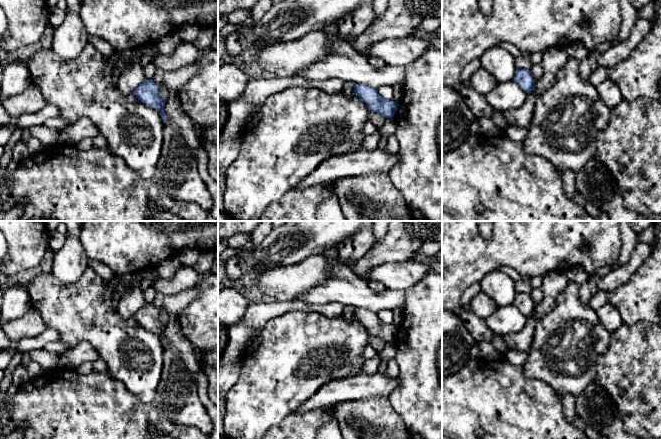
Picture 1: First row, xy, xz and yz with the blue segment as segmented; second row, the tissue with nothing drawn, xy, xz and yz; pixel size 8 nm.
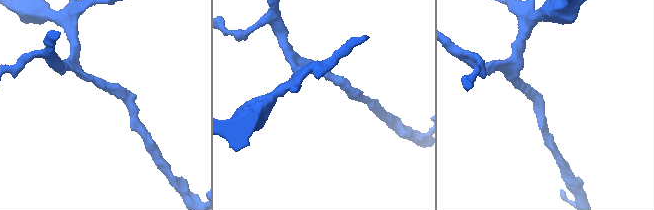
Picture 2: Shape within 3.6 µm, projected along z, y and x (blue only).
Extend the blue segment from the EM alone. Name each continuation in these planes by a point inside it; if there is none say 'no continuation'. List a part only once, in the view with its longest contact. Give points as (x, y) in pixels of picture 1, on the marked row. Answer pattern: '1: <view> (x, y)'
no continuation

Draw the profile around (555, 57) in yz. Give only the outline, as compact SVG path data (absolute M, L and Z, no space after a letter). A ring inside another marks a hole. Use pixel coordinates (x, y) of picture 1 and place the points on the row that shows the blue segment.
M560 45L551 47L543 52L542 66L544 74L535 89L528 95L522 106L502 112L505 121L509 125L515 125L523 129L530 127L537 98L552 86L556 72L566 63L567 59L568 54L565 47Z

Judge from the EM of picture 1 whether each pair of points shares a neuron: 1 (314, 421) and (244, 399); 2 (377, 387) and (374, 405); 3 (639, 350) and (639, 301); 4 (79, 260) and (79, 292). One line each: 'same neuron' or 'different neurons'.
1: different neurons
2: different neurons
3: different neurons
4: different neurons

